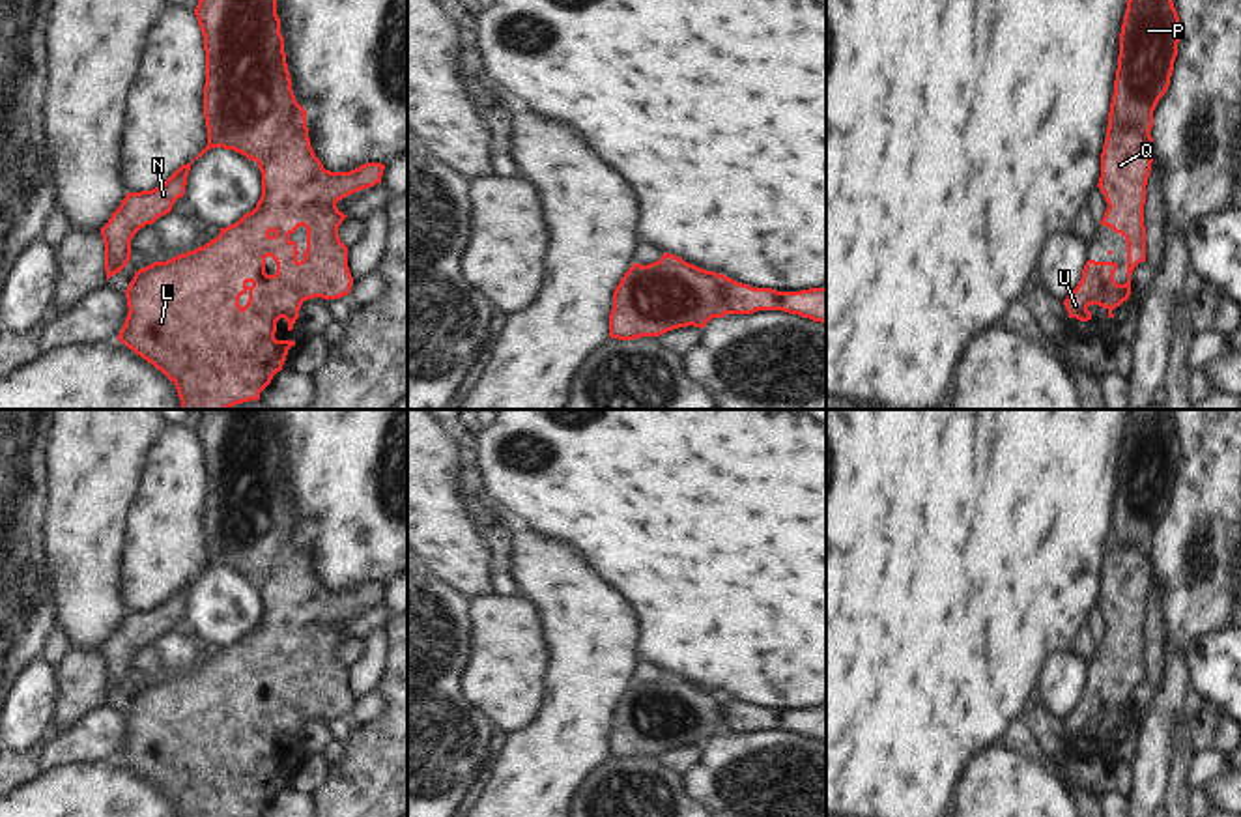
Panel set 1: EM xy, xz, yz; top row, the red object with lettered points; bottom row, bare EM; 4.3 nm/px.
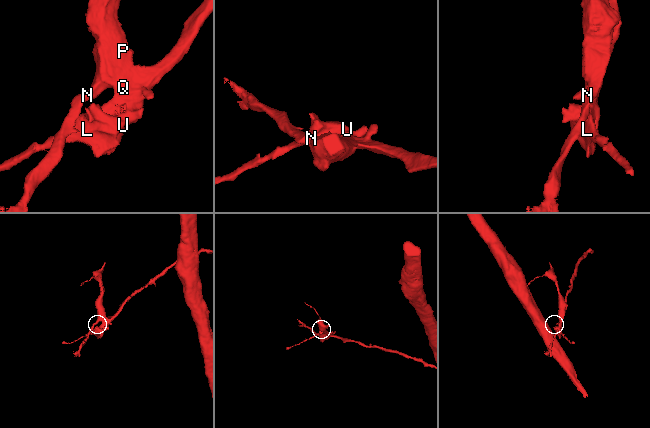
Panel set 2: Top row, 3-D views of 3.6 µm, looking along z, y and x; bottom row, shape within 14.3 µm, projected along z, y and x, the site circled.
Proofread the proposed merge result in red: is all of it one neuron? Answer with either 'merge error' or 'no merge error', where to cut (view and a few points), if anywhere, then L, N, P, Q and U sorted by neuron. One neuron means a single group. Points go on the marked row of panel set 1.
merge error | xy (303, 116), (256, 161) | L Q U / N P

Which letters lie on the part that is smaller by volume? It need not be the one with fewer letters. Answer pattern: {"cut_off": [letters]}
{"cut_off": ["N", "P"]}

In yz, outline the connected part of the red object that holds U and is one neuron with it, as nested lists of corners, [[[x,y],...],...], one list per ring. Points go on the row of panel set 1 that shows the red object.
[[[1108,122],[1097,183],[1108,204],[1101,224],[1127,241],[1127,282],[1114,280],[1116,262],[1088,260],[1078,286],[1063,301],[1069,318],[1091,320],[1090,305],[1106,308],[1108,318],[1114,318],[1112,310],[1129,299],[1131,275],[1140,262],[1146,262],[1144,204],[1151,163],[1149,133],[1142,127]]]

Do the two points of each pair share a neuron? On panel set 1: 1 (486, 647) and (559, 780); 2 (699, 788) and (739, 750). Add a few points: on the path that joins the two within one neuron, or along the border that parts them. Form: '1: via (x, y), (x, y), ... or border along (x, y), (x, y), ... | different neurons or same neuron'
1: border along (544, 683), (544, 702), (535, 716), (505, 733) | different neurons
2: via (709, 778), (729, 759) | same neuron

